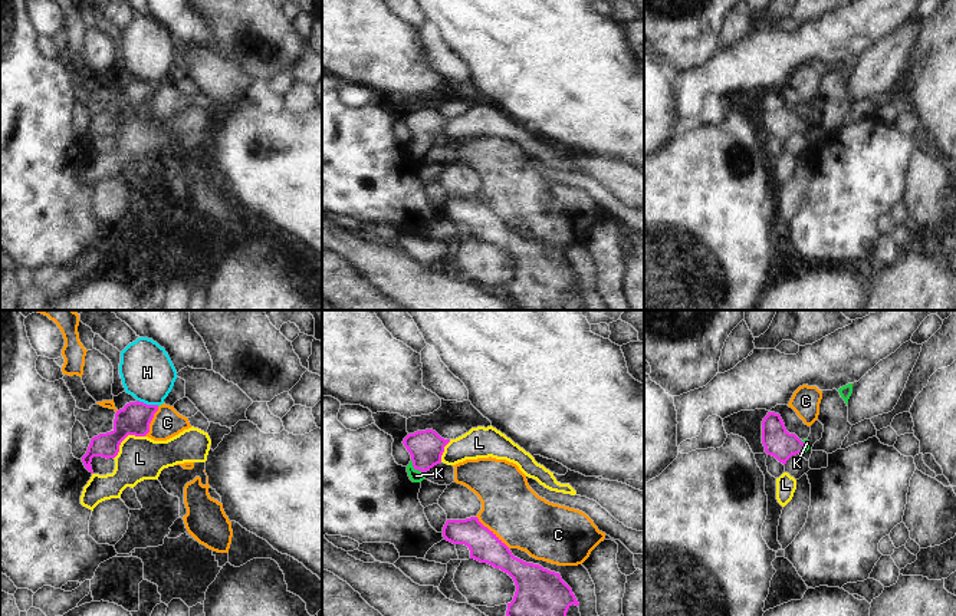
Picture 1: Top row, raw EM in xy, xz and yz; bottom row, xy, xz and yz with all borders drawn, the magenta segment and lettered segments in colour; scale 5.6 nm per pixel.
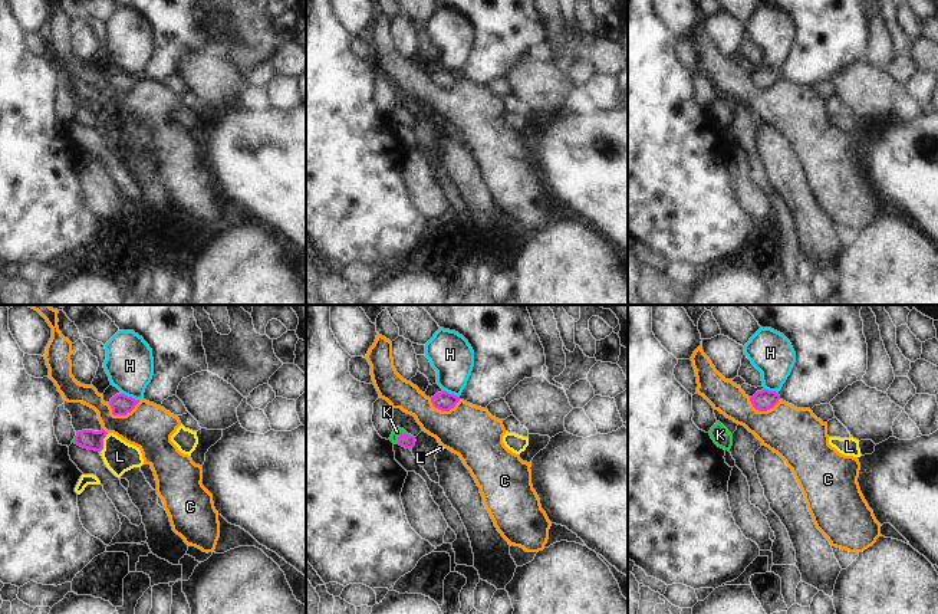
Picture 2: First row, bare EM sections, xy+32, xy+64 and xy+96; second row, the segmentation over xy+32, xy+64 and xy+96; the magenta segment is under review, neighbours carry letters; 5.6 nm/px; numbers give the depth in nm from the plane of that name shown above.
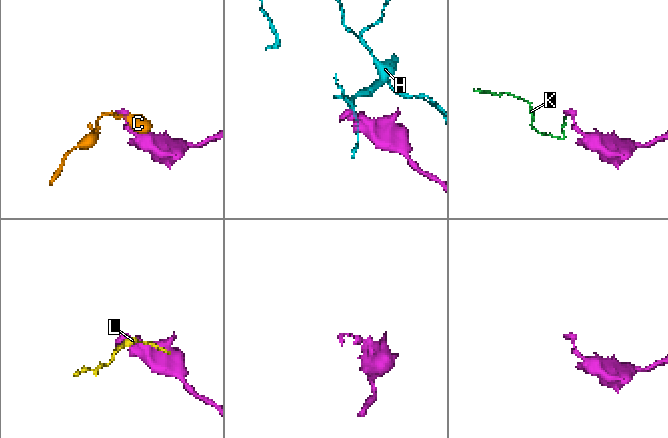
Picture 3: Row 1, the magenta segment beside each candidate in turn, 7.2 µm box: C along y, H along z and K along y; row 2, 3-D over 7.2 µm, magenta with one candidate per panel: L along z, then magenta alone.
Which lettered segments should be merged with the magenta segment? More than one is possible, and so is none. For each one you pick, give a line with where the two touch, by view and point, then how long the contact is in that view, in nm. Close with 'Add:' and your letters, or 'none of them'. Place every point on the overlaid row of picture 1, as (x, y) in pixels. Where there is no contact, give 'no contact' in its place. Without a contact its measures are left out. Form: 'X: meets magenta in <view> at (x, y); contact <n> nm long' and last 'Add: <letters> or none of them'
K: meets magenta in xz at (417, 468); contact 110 nm long
Add: K

